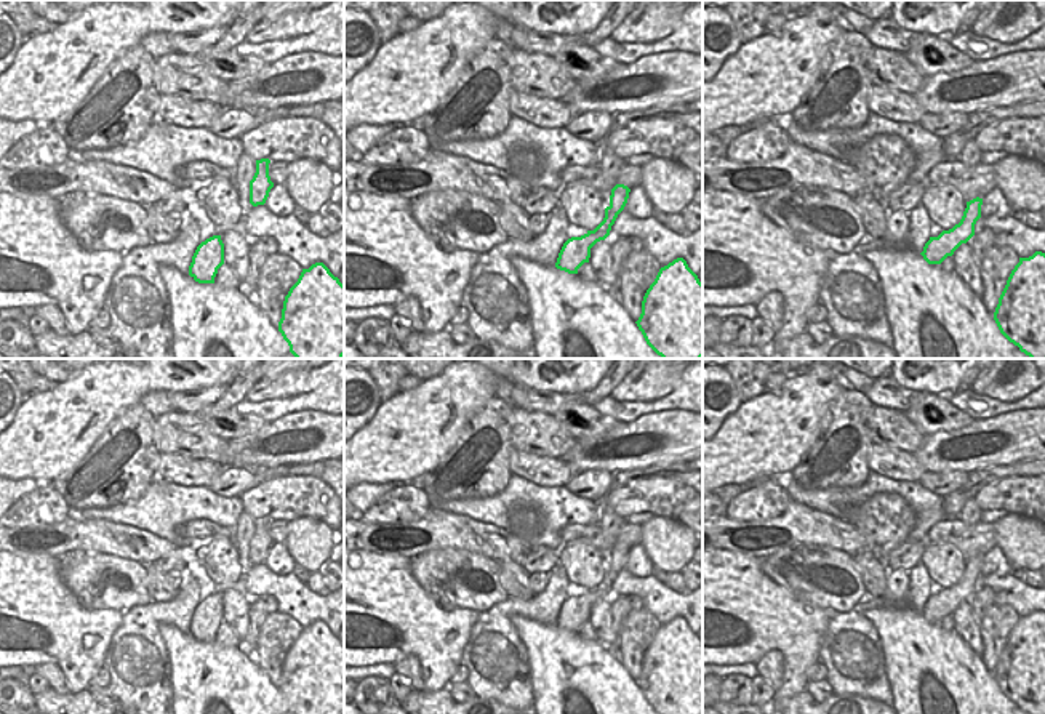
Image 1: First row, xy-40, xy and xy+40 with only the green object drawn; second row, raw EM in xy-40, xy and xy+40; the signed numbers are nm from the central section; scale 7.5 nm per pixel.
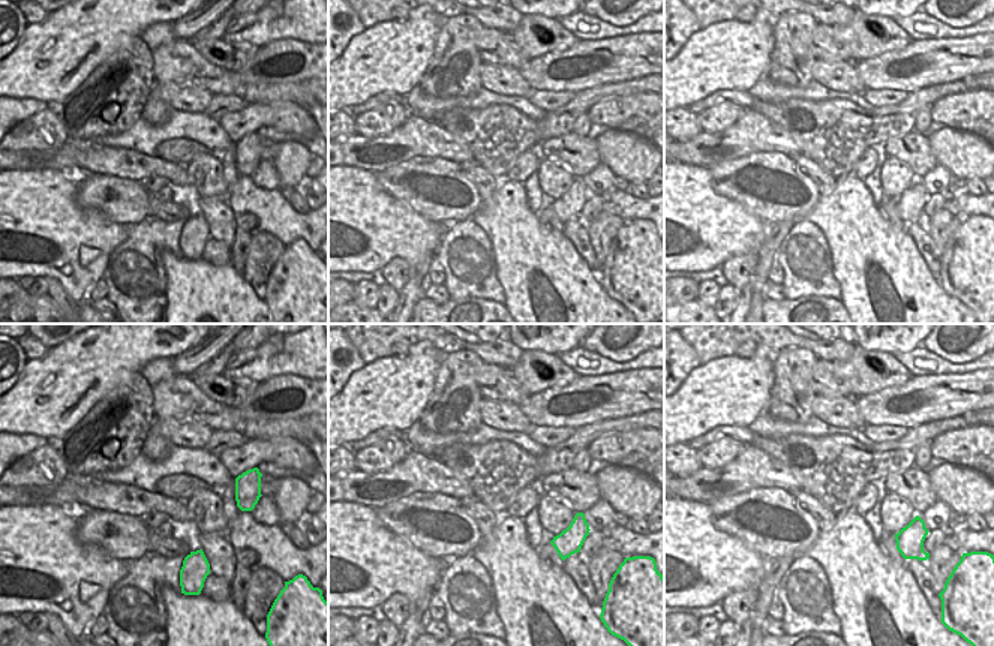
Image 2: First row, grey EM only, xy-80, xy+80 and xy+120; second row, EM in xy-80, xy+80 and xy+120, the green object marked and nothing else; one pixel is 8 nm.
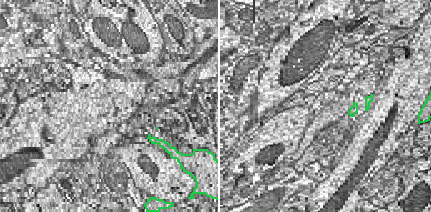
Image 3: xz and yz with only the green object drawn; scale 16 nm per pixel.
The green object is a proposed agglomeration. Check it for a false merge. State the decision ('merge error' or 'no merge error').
merge error

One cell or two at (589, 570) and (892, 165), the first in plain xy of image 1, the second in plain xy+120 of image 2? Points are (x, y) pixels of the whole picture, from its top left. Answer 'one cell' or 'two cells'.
one cell

